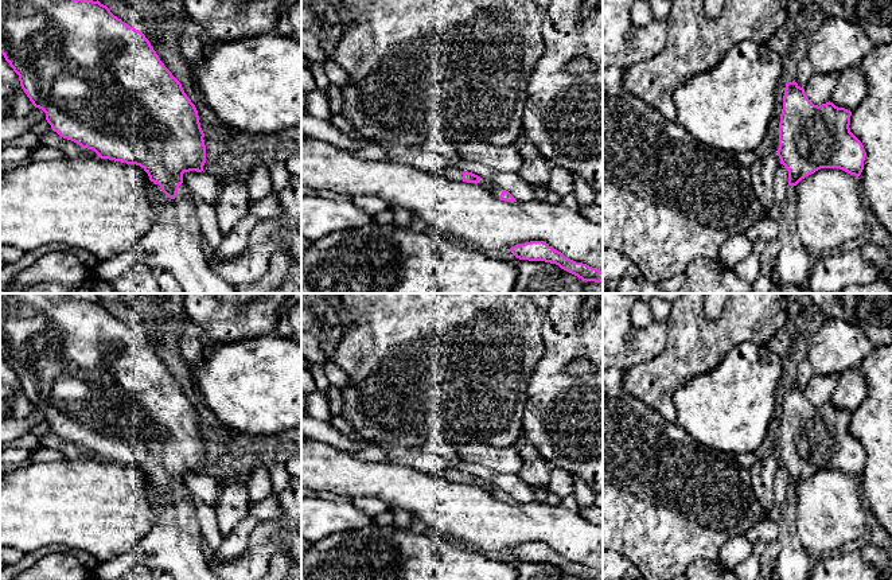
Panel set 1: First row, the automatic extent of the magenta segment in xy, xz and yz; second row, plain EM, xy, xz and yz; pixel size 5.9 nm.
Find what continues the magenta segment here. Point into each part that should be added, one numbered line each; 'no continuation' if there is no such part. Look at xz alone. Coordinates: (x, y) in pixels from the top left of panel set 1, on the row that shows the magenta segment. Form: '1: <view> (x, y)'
1: xz (452, 172)

